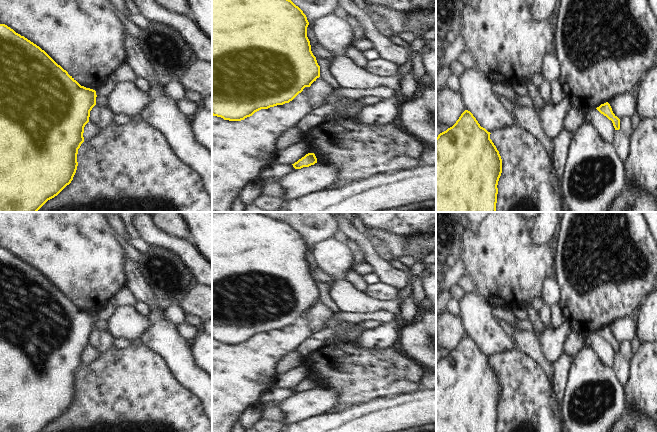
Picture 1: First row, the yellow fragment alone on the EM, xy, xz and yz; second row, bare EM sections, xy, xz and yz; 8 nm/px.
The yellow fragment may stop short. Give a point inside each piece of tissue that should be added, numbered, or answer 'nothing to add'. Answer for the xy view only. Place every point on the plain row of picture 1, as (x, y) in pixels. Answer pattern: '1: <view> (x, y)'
nothing to add

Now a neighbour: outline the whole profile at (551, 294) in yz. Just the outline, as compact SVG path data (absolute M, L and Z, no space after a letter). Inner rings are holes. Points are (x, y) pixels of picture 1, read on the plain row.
M548 278L544 281L541 301L545 304L559 305L561 299L561 289L555 278Z

